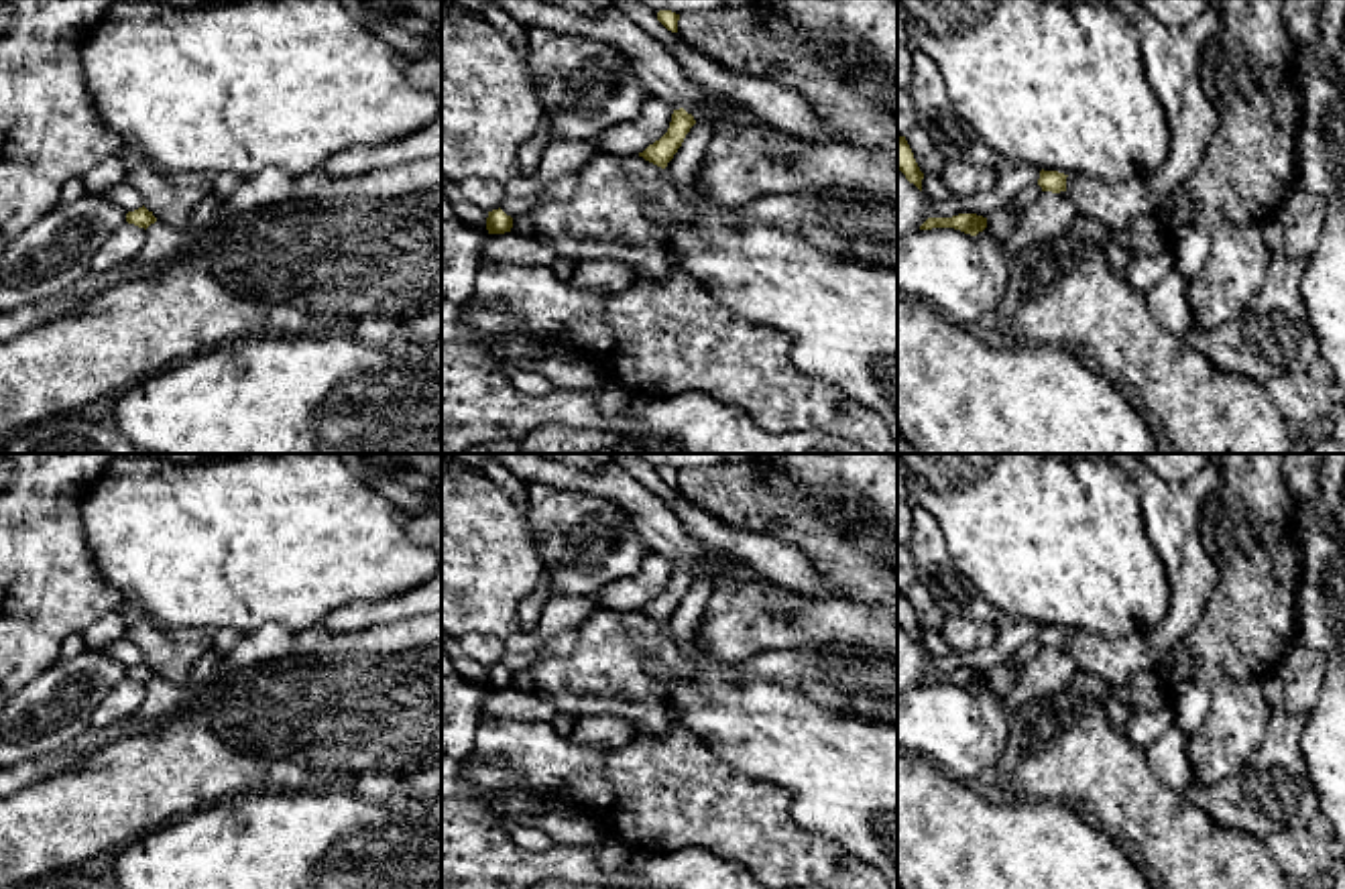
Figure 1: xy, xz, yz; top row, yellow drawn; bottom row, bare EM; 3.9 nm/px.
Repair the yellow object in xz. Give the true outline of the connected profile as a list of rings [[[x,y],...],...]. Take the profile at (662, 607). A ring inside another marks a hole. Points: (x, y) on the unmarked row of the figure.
[[[684,564],[674,566],[667,588],[659,596],[649,600],[643,608],[639,608],[639,612],[665,625],[694,580],[694,572]]]

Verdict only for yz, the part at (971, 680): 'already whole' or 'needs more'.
already whole

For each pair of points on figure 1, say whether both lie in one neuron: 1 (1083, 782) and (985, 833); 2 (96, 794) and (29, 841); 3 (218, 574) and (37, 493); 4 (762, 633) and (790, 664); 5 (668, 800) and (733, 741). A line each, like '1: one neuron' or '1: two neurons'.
1: two neurons
2: one neuron
3: two neurons
4: two neurons
5: two neurons

